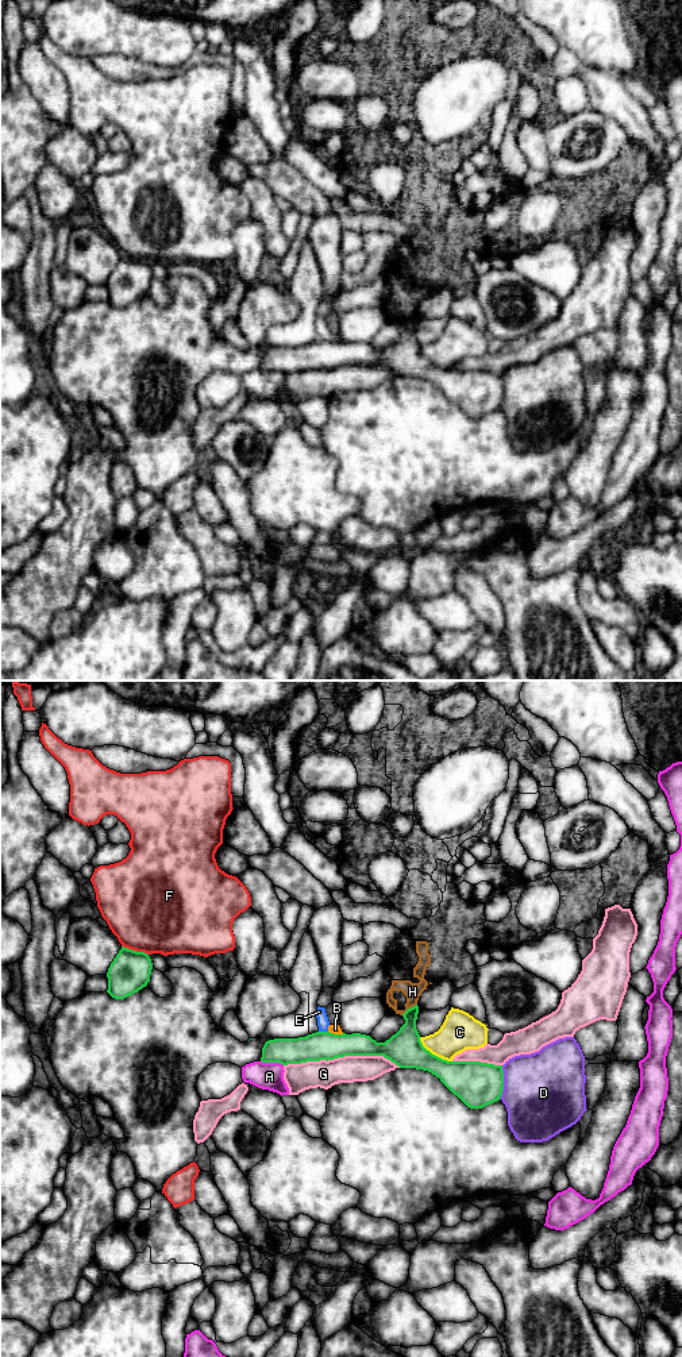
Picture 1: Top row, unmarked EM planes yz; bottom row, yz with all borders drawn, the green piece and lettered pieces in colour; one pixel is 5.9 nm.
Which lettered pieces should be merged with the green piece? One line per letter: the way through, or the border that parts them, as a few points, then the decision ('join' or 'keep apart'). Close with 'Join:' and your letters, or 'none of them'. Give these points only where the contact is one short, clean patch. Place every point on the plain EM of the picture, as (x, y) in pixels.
A: keep apart
B: keep apart
C: keep apart
D: keep apart
E: border along yz (319, 339), (327, 340); keep apart
F: keep apart
G: keep apart
H: border along yz (416, 312), (401, 323); keep apart
Join: none of them

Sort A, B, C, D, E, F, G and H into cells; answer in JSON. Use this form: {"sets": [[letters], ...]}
{"sets": [["A"], ["B", "E"], ["C"], ["D"], ["F"], ["G"], ["H"]]}

